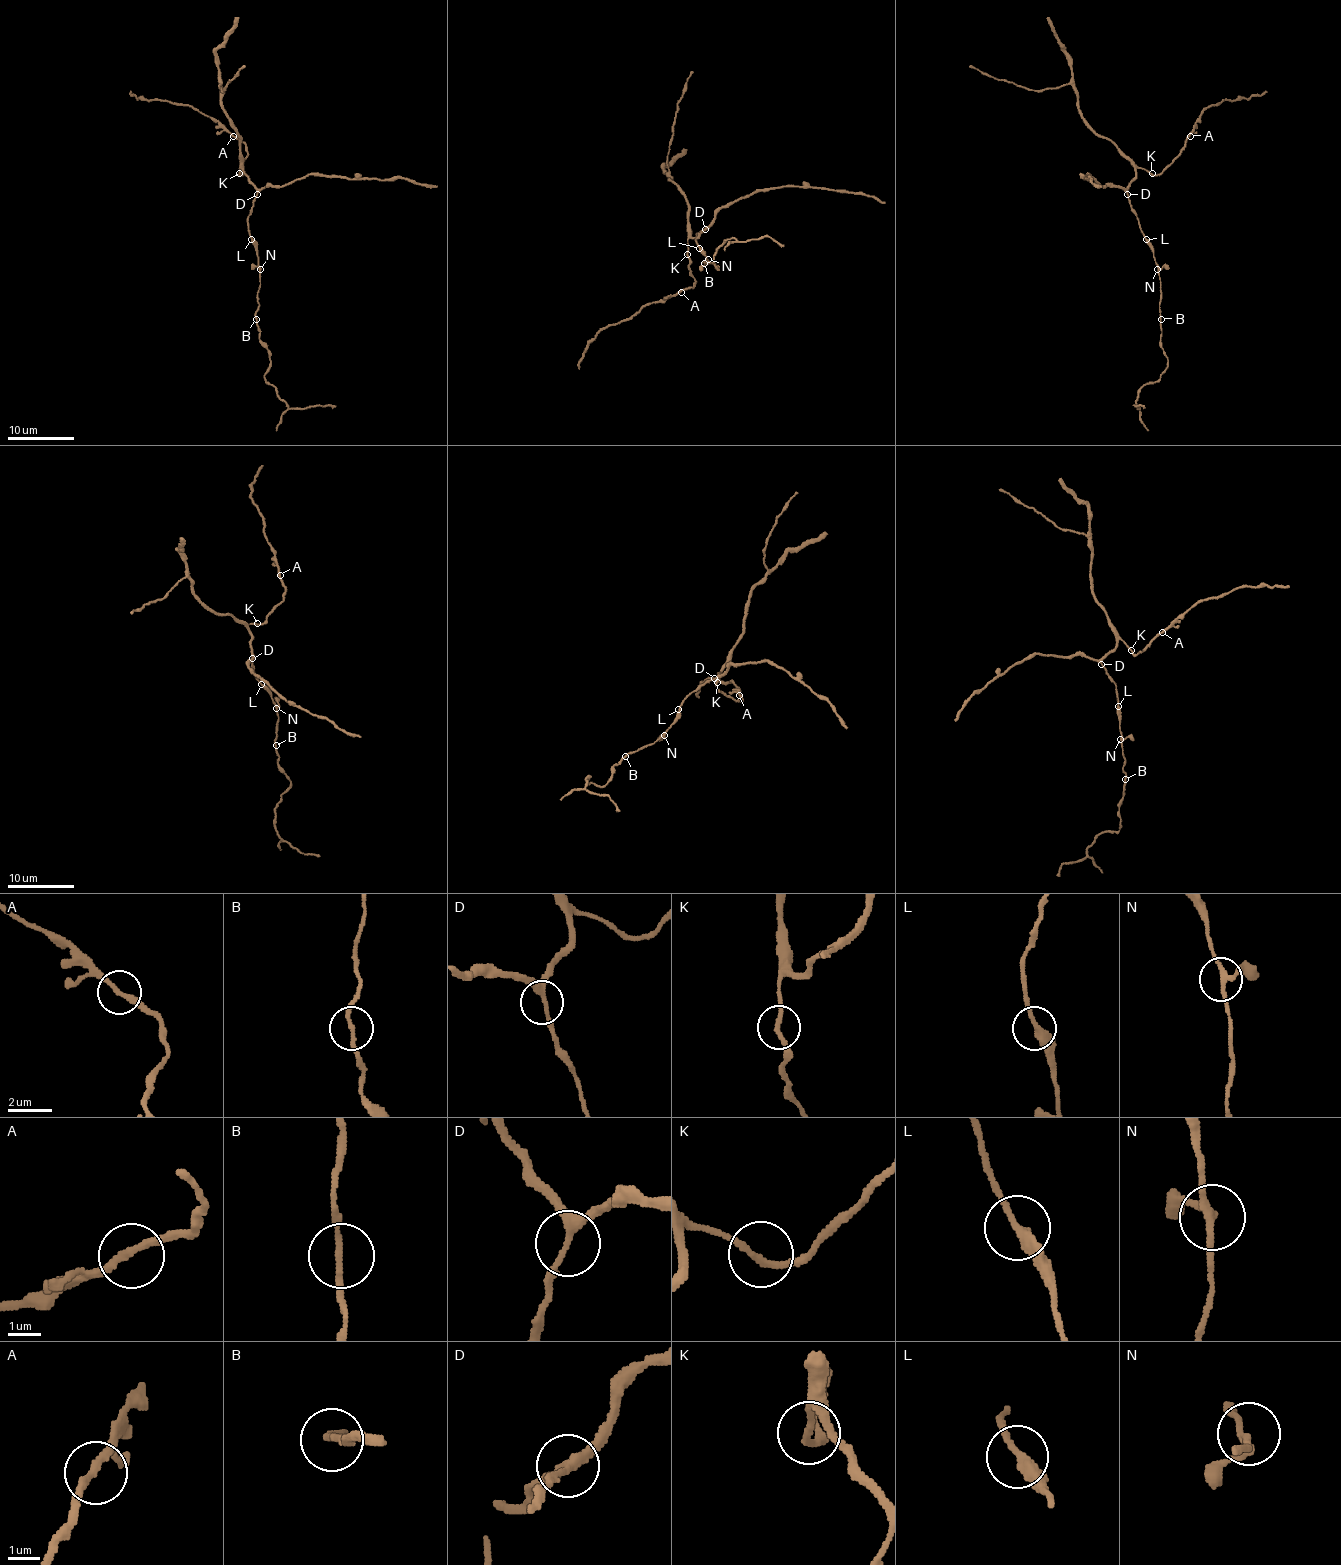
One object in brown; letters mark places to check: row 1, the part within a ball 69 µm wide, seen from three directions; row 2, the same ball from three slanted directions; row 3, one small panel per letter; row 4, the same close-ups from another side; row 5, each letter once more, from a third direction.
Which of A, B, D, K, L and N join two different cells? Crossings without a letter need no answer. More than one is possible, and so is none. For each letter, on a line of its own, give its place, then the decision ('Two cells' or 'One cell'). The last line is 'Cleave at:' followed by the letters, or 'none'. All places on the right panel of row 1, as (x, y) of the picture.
A: Place: (1190, 136). One cell
B: Place: (1161, 319). One cell
D: Place: (1127, 194). One cell
K: Place: (1152, 173). One cell
L: Place: (1146, 239). One cell
N: Place: (1157, 269). One cell
Cleave at: none

